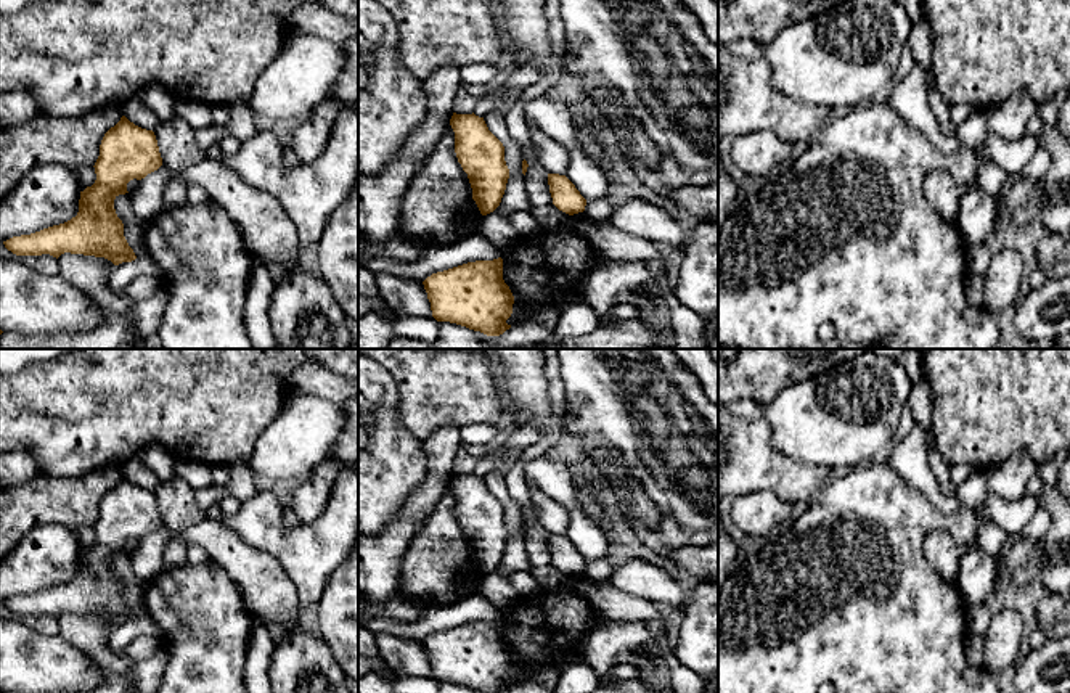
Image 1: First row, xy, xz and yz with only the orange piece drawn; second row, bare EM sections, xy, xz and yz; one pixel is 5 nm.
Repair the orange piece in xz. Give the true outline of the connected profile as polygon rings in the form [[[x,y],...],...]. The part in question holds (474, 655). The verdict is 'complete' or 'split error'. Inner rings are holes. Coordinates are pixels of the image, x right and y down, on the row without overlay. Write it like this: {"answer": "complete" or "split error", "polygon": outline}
{"answer": "complete", "polygon": [[[503,619],[468,622],[424,642],[432,677],[480,693],[504,693],[514,656],[503,640]]]}

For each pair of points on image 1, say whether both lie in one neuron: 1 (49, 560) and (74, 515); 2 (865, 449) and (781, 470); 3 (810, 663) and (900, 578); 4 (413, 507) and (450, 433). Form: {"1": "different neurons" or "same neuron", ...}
{"1": "different neurons", "2": "different neurons", "3": "same neuron", "4": "same neuron"}

